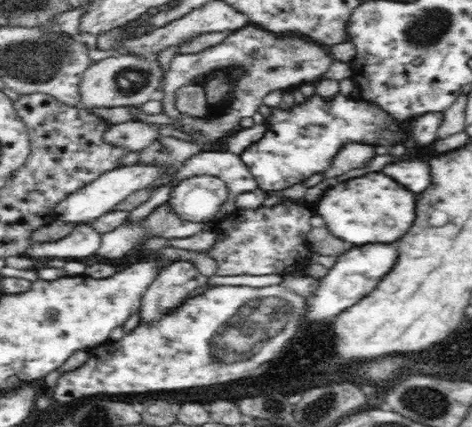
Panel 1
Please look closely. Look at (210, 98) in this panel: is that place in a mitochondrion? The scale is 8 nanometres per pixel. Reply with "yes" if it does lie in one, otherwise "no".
yes

